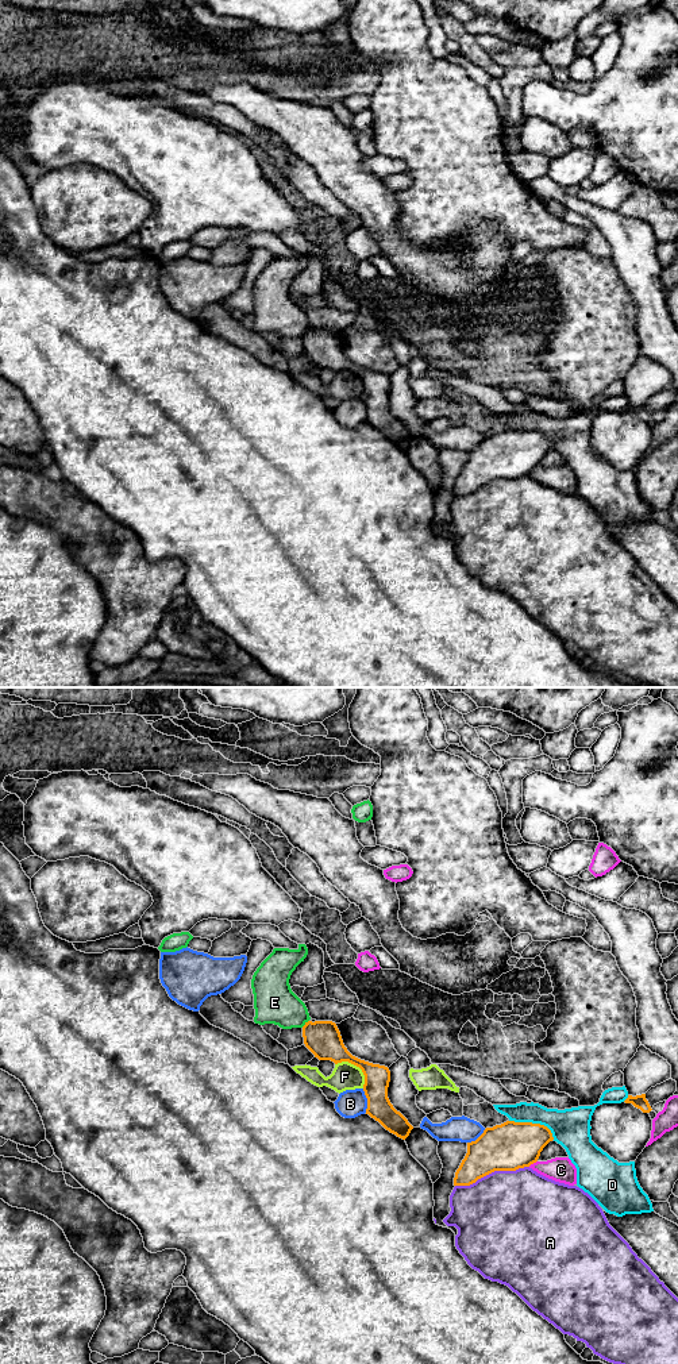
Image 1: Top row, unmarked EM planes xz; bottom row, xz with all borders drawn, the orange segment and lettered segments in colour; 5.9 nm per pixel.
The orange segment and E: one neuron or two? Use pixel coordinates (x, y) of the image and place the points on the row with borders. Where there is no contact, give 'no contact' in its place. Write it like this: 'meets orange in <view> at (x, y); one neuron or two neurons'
meets orange in xz at (305, 1024); two neurons

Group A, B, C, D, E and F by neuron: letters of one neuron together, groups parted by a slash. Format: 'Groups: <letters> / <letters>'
Groups: A / B / C / D / E / F

